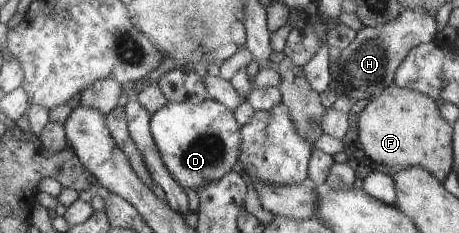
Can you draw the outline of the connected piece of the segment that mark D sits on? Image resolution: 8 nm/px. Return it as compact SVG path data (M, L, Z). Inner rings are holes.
M205 98L201 104L169 101L150 119L151 137L163 164L179 185L194 191L205 182L219 180L238 168L242 140L240 131L234 112L211 98Z

